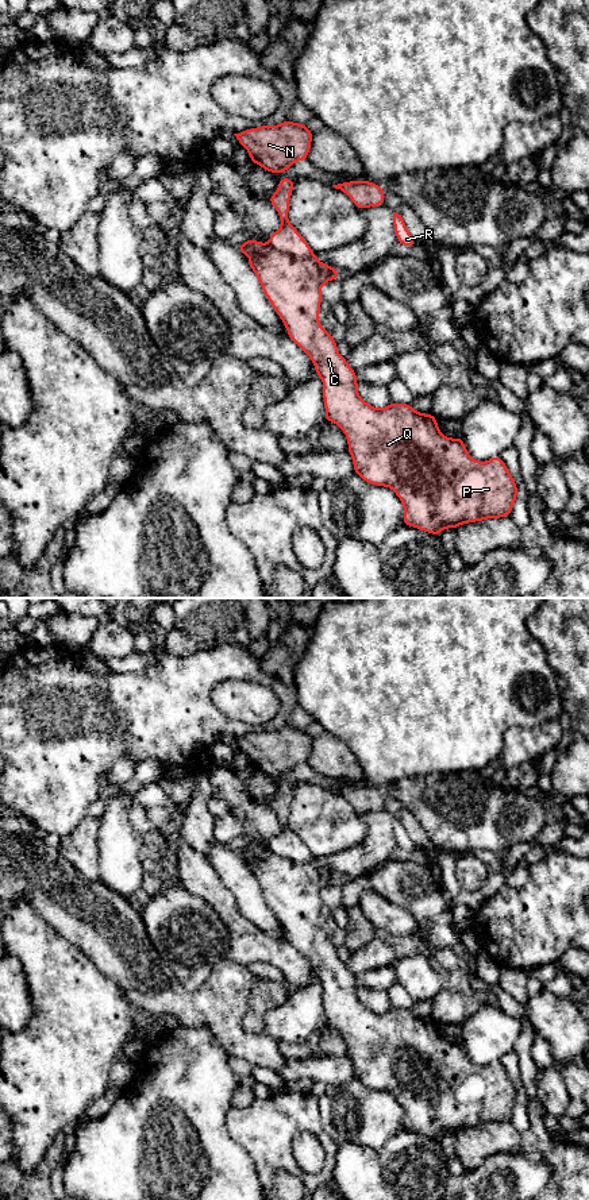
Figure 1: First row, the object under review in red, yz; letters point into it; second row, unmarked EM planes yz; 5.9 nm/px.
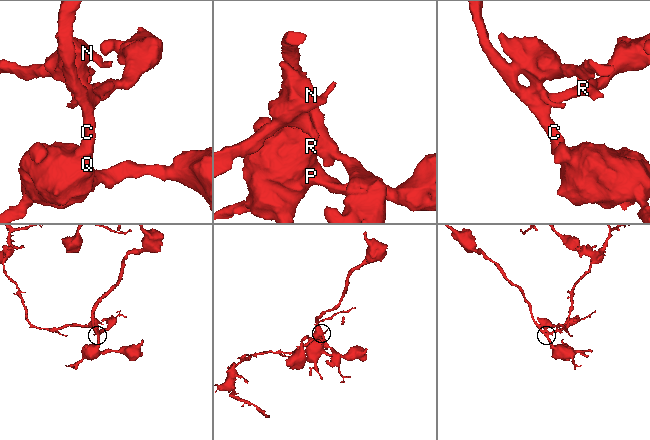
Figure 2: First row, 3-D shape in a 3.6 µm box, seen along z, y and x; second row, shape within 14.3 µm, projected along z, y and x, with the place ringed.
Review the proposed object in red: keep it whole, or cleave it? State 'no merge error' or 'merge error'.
no merge error

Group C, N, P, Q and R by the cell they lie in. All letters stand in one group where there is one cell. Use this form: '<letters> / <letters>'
C N P Q R

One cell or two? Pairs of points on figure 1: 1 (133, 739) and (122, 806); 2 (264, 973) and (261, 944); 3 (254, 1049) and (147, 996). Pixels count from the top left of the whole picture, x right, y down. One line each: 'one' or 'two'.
1: two
2: two
3: one

